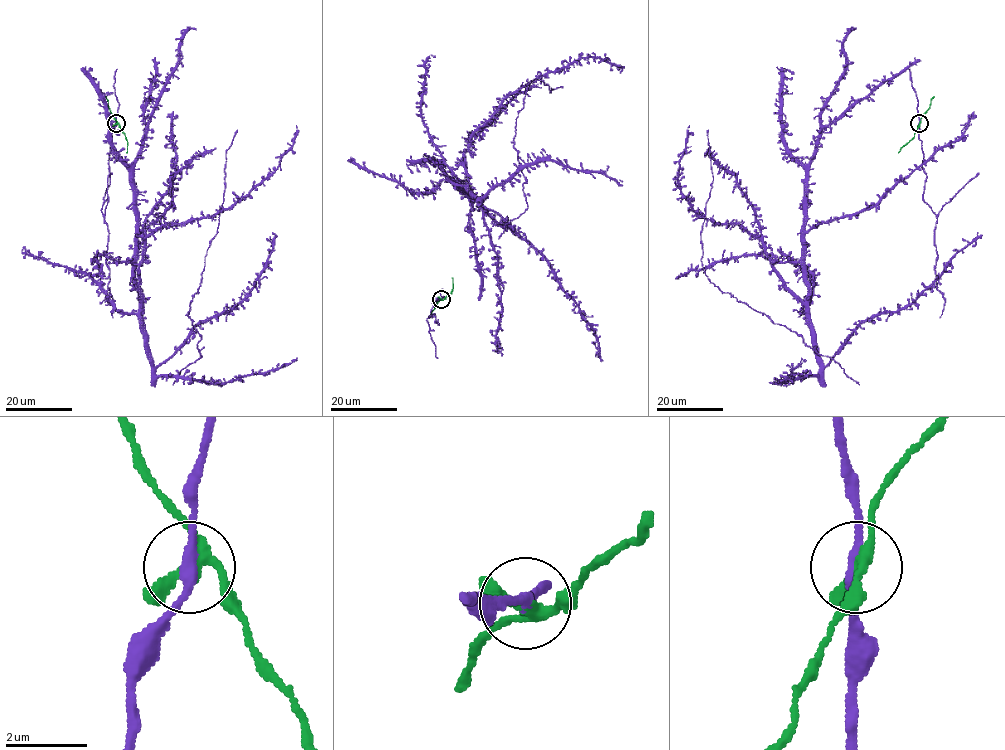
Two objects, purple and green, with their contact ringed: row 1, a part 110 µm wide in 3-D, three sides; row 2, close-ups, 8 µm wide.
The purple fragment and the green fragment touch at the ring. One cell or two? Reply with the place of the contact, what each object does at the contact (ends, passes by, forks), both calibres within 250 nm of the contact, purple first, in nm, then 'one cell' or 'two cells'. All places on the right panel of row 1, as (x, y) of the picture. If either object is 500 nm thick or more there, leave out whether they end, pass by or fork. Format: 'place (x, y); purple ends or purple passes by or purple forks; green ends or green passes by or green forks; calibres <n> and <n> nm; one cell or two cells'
place (919, 123); purple passes by; green forks; calibres 260 and 220 nm; two cells

